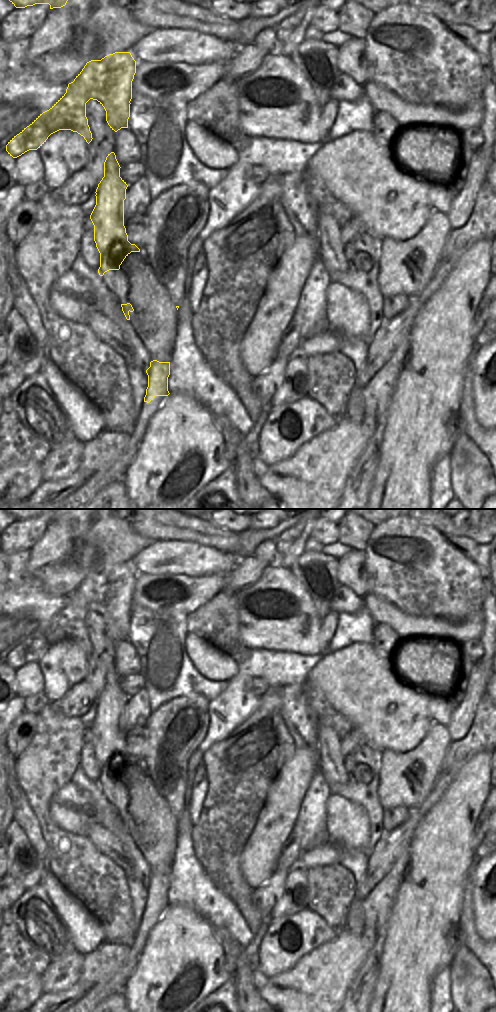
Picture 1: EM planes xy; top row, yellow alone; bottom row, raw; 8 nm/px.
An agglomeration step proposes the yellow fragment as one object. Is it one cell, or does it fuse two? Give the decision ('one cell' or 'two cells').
two cells

